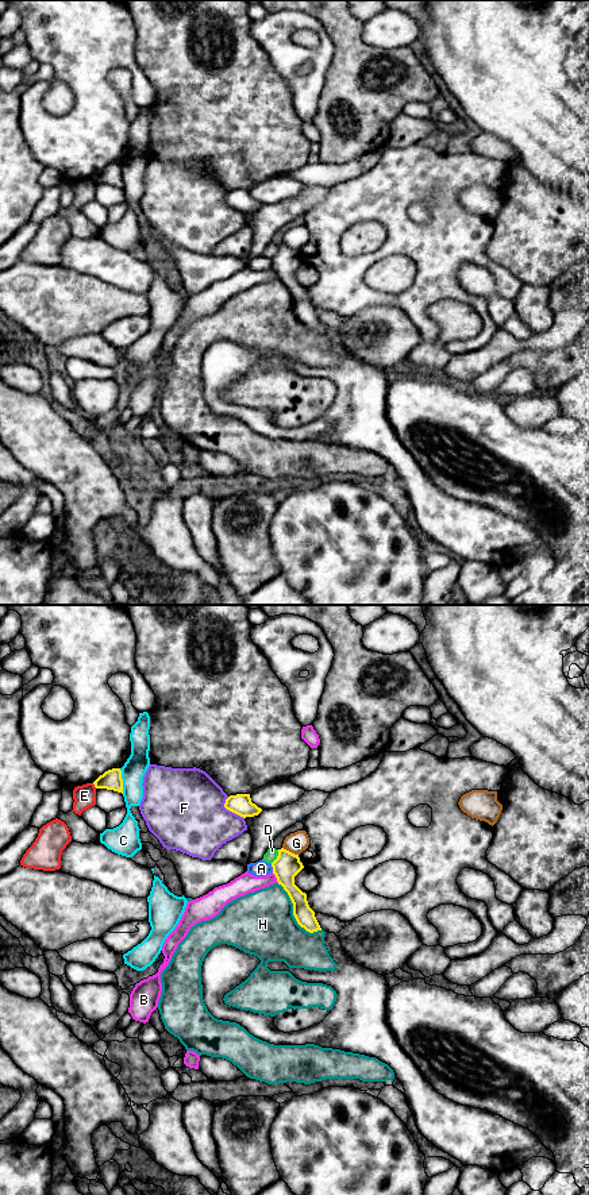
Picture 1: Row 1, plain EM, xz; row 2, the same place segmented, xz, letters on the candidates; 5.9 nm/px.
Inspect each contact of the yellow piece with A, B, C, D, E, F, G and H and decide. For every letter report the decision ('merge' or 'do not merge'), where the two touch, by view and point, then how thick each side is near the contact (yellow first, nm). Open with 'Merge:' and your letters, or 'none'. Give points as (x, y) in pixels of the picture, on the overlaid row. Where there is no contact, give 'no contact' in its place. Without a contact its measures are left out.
Merge: none
A: do not merge; contact xz (273, 868); calibres 160 and 100 nm
B: do not merge; contact xz (276, 877); calibres 160 and 120 nm
C: do not merge; contact xz (122, 781); calibres 120 and 140 nm
D: do not merge; contact xz (277, 856); calibres 160 and 70 nm
E: do not merge; contact xz (95, 786); calibres 120 and 130 nm
F: do not merge; contact xz (230, 810); calibres 130 and 440 nm
G: do not merge; contact xz (291, 852); calibres 160 and 120 nm
H: do not merge; contact xz (293, 914); calibres 120 and 380 nm

